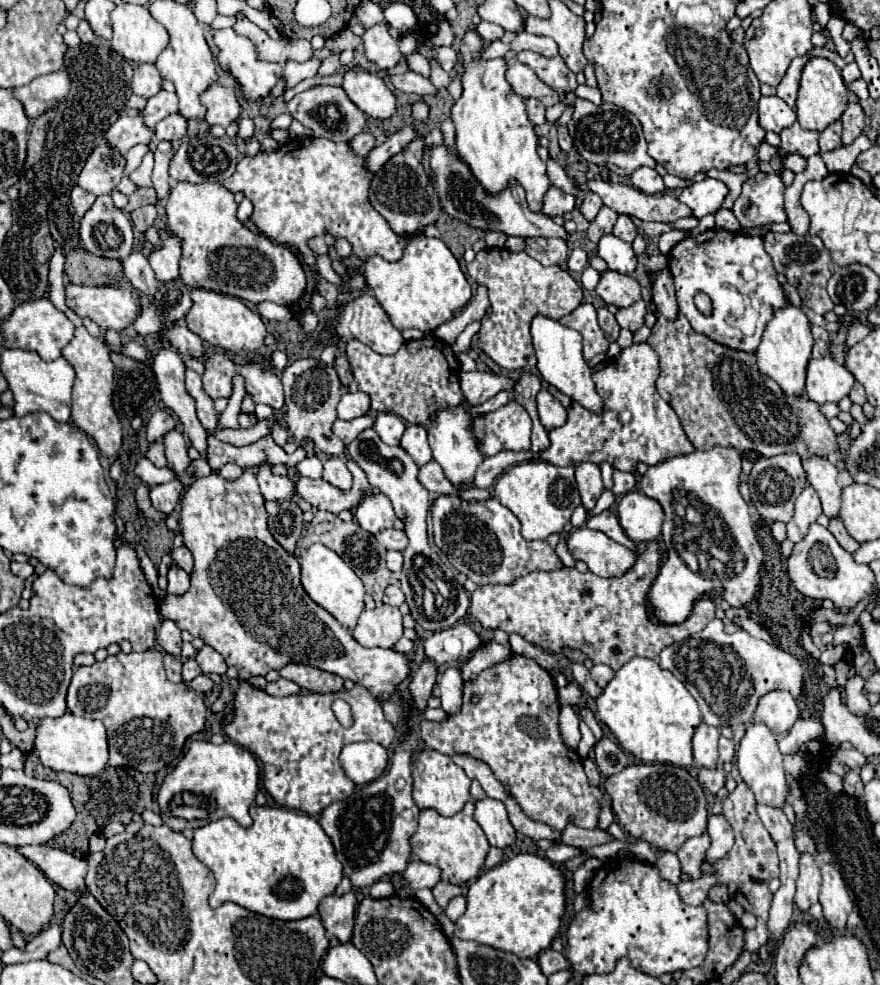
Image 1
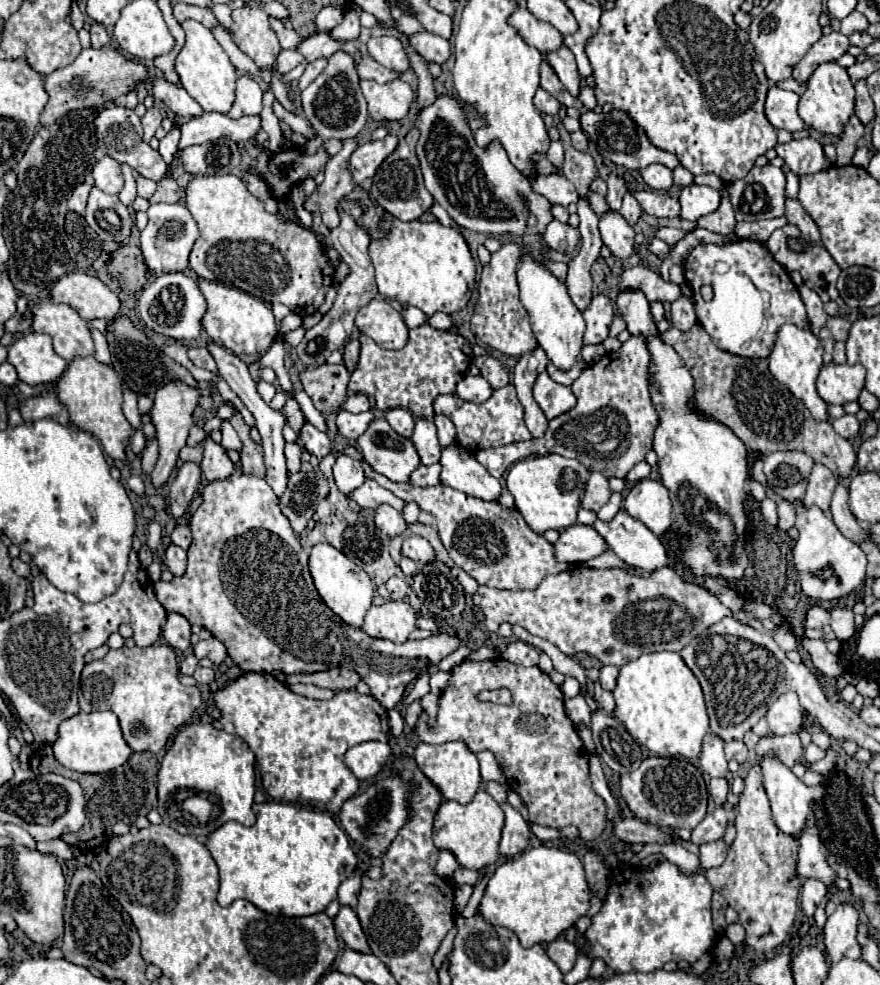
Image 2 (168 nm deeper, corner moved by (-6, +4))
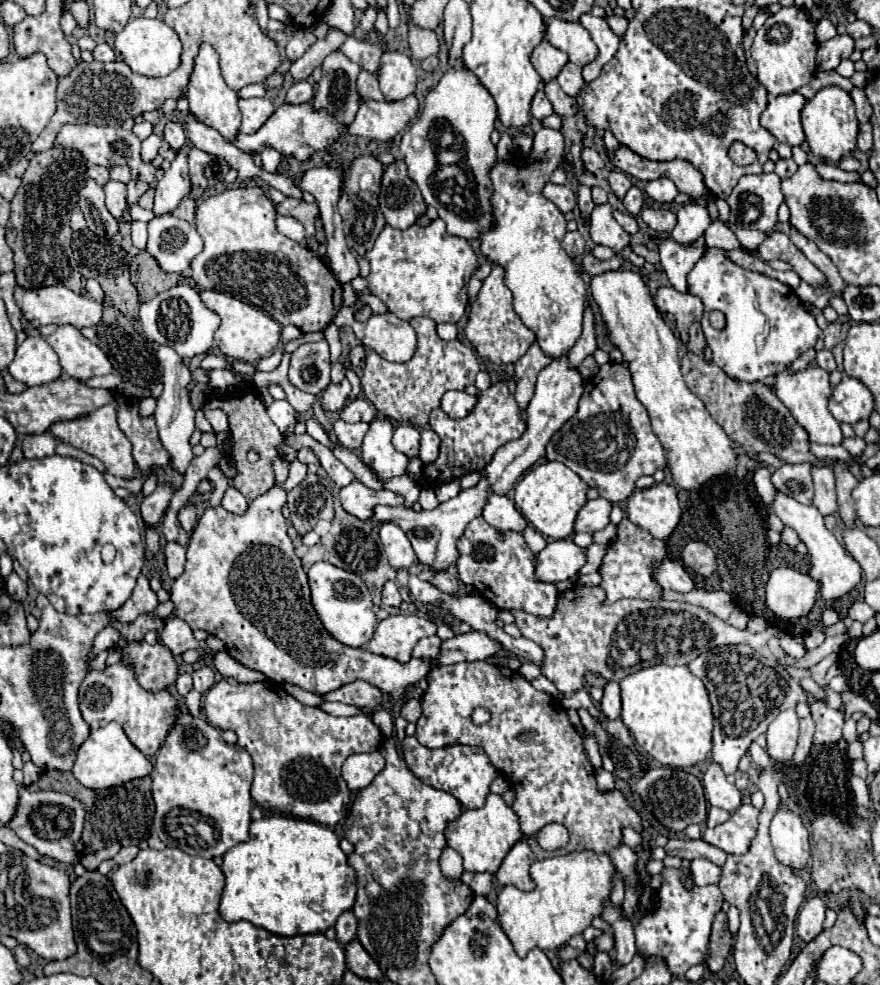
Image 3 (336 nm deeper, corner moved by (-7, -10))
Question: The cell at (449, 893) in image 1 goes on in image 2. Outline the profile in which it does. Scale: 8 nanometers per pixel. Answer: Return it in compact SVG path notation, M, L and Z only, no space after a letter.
M457 868L457 870L453 872L453 876L451 876L451 882L453 882L455 886L461 886L461 884L471 884L471 886L475 886L477 878L479 878L479 872L467 870L467 868Z

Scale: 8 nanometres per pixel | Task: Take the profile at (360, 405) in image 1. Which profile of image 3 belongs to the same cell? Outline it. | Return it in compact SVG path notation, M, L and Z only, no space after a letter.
M356 398L340 410L340 418L346 422L372 422L376 418L376 408L368 400Z

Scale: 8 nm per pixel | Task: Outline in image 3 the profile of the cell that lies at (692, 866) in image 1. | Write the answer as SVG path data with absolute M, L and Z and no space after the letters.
M742 804L728 822L708 828L704 832L704 840L726 854L746 854L752 838L756 836L760 810L752 804Z

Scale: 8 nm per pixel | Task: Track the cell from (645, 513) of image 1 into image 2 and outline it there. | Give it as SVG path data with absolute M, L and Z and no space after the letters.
M657 480L637 482L623 500L627 514L643 522L655 536L661 536L671 526L669 490Z

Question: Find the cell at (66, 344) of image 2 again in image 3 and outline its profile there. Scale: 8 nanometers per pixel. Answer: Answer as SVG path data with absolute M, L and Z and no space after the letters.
M70 324L60 326L46 340L52 346L52 350L58 354L64 374L72 378L88 380L112 372L112 364L106 358L106 354L96 344L86 340L80 334L80 330Z

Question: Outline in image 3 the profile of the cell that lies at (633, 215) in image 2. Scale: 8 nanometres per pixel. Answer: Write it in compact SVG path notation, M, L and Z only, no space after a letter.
M632 186L632 188L626 192L626 196L622 198L622 202L624 202L626 210L628 210L632 216L640 214L640 210L642 210L642 192L638 190L638 186Z

